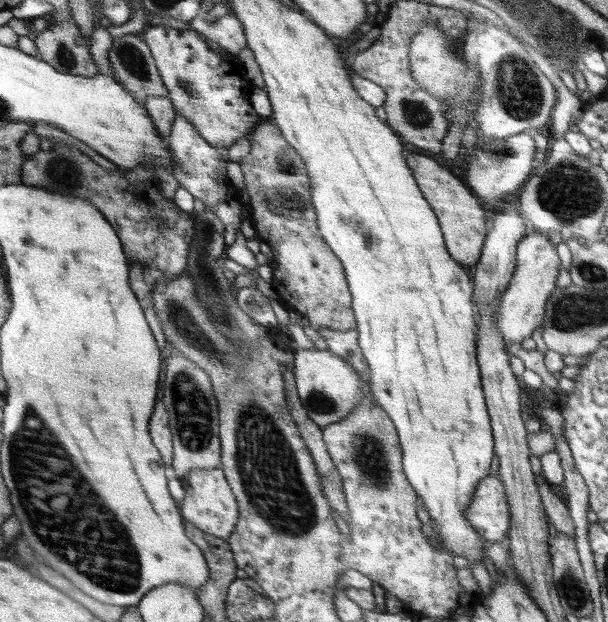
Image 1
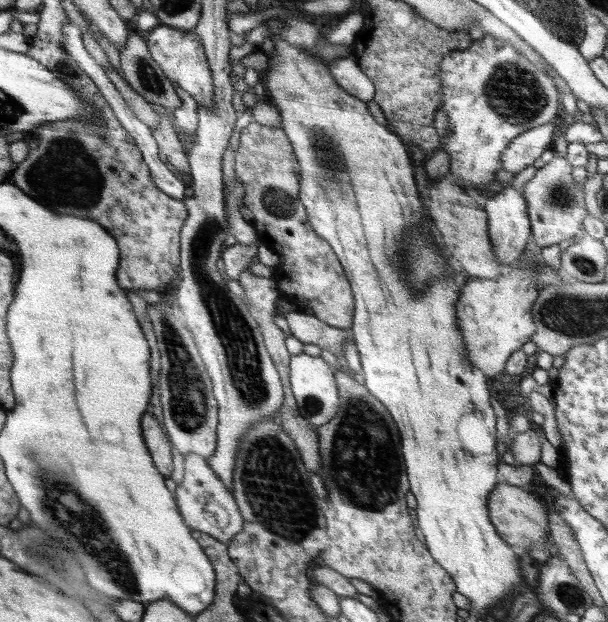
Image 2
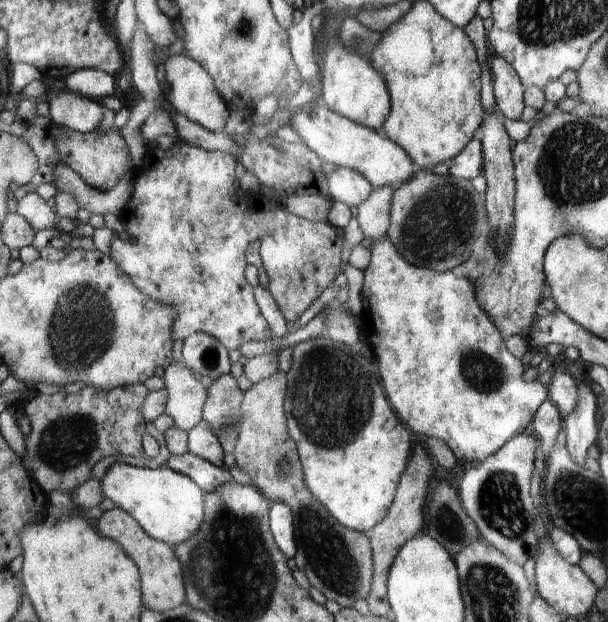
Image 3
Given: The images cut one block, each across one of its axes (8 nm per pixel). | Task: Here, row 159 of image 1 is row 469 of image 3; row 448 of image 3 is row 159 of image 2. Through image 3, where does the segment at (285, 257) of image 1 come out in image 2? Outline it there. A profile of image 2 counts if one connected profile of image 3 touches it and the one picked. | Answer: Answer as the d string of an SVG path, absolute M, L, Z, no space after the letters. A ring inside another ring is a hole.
M251 121L240 134L235 173L243 182L243 204L254 216L252 225L258 242L270 246L268 250L284 260L270 276L281 296L318 316L325 324L351 329L355 314L352 284L334 249L310 227L306 206L299 199L302 169L287 134L281 128Z

